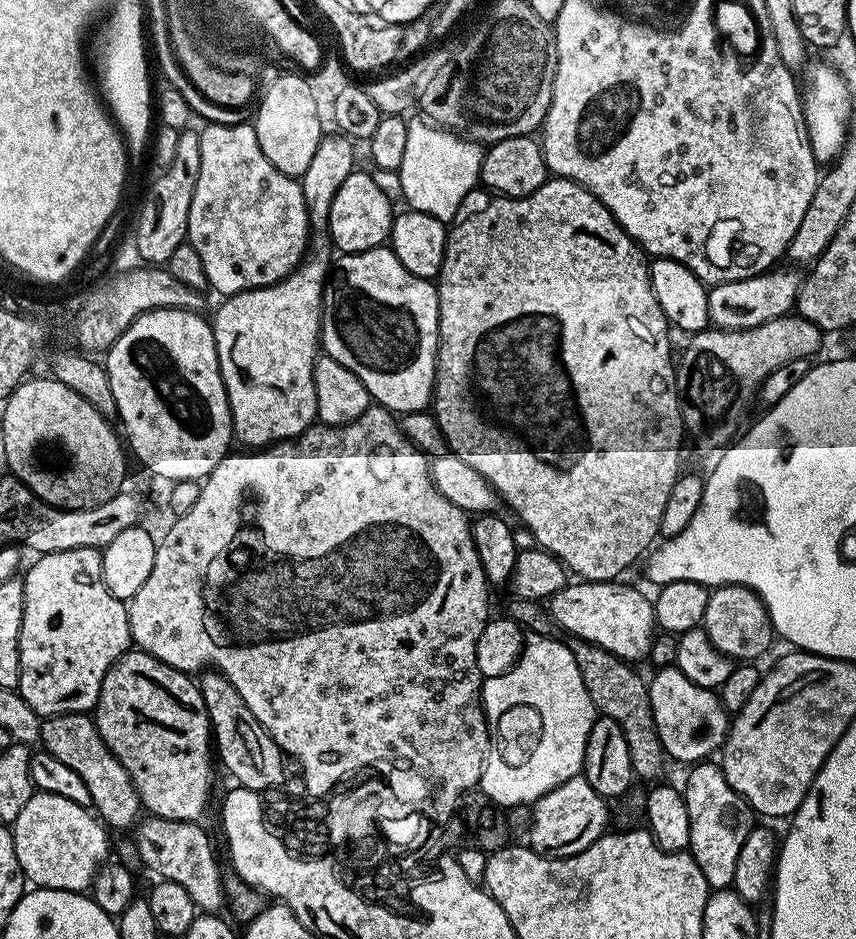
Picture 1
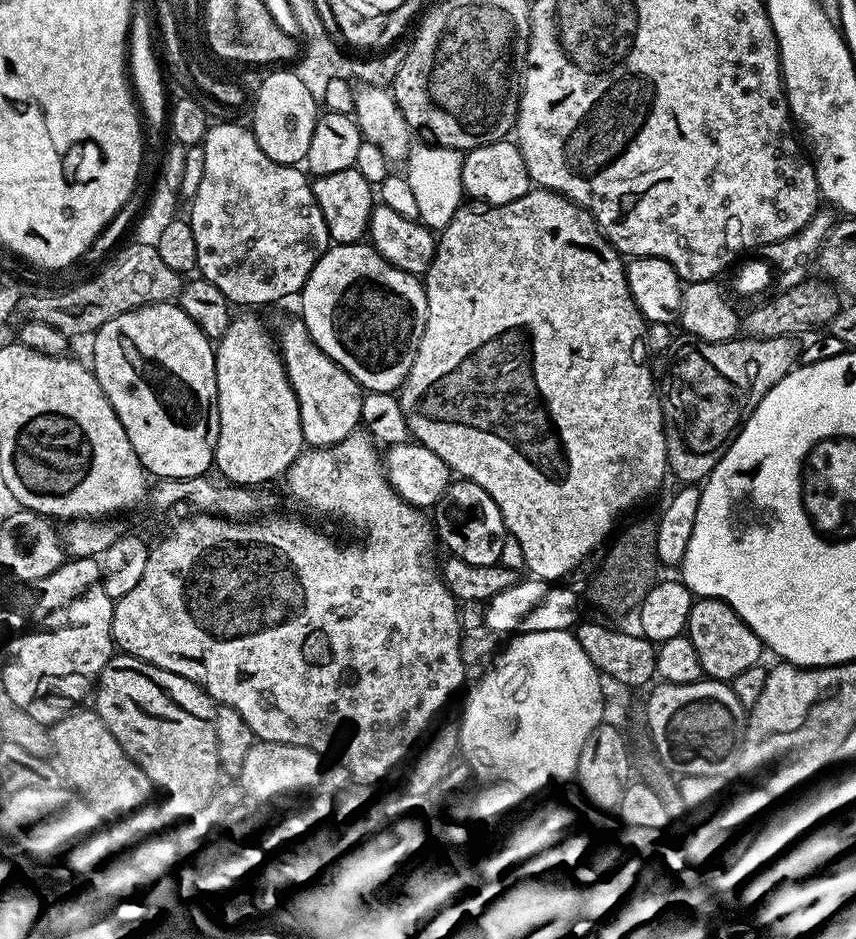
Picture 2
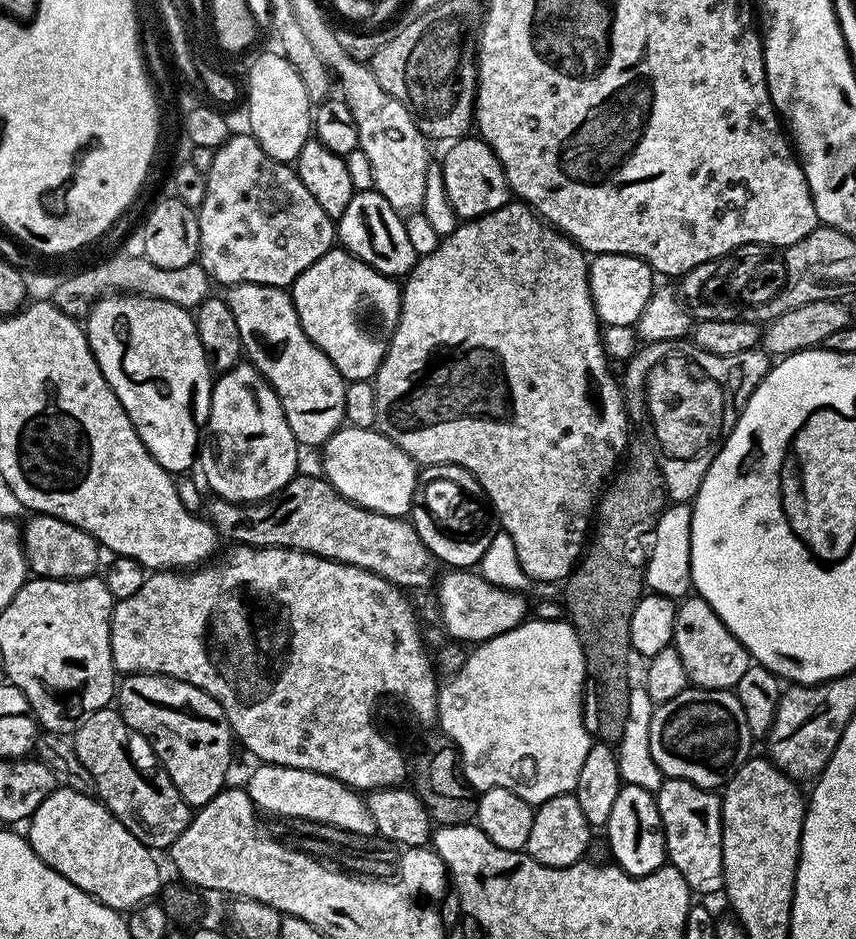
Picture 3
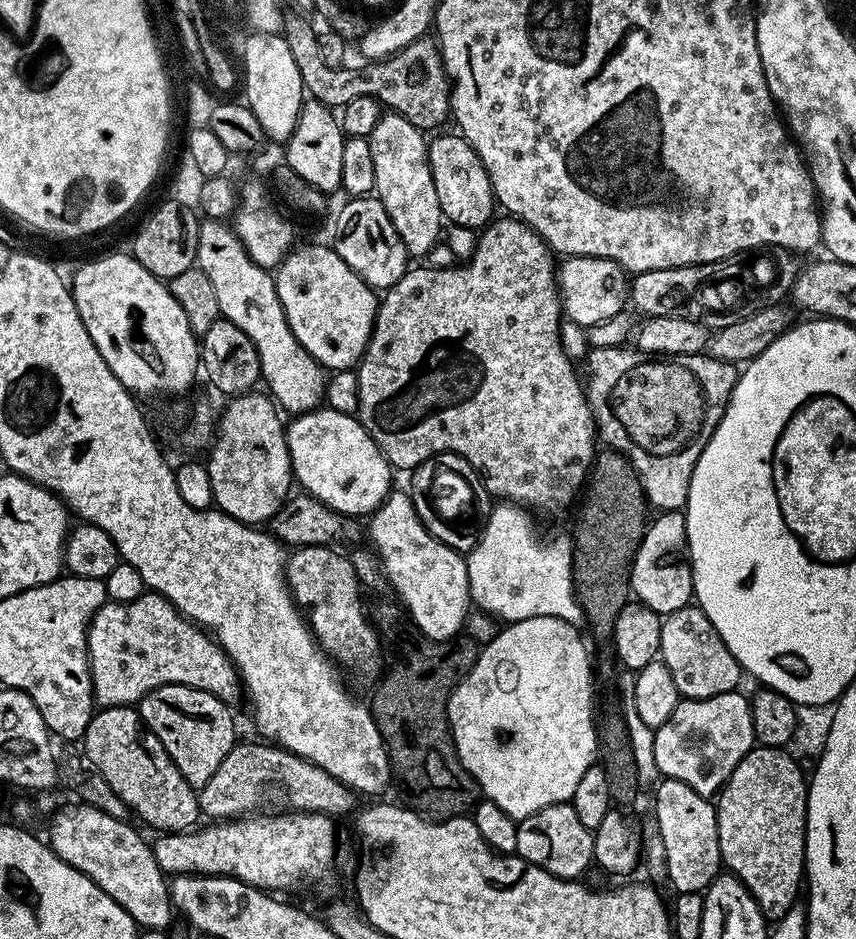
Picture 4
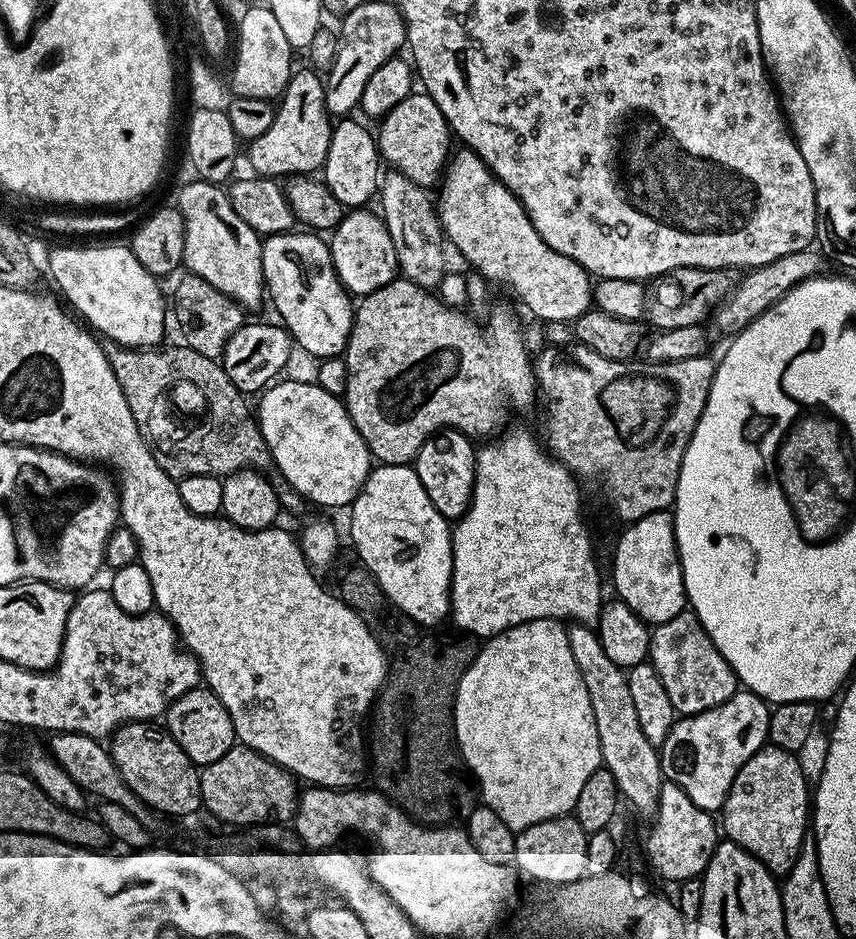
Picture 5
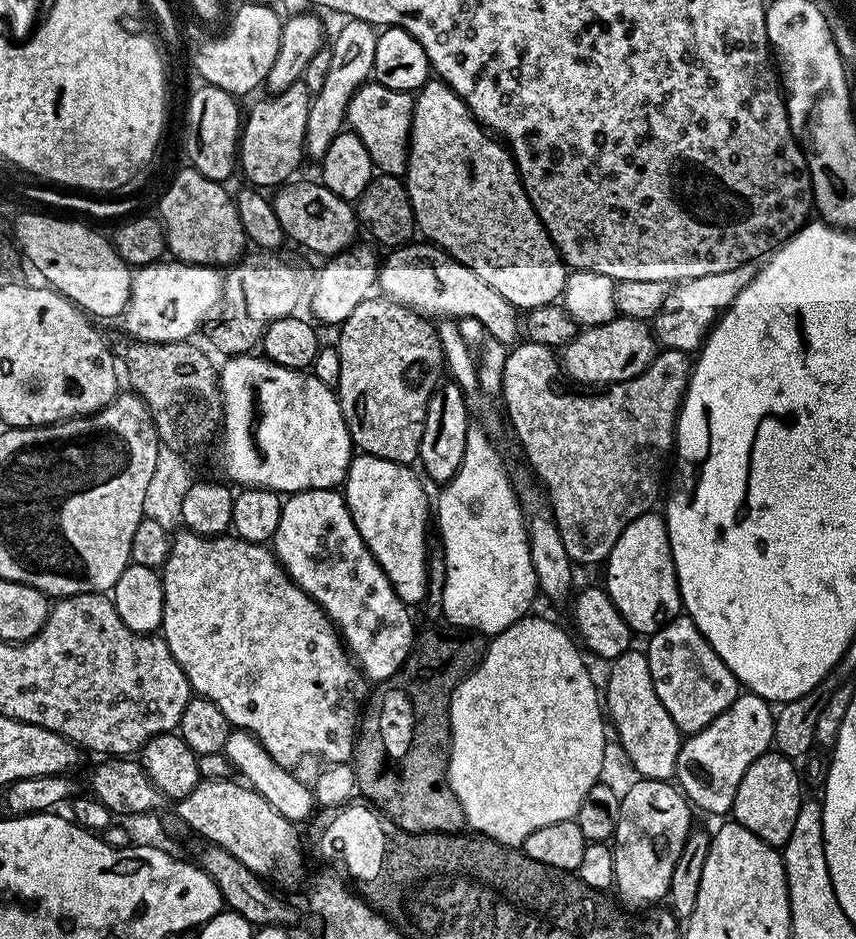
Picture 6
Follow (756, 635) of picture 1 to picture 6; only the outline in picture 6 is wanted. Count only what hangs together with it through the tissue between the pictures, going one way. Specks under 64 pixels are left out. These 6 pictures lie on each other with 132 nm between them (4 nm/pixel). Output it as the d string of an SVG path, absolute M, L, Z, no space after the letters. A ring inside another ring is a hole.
M691 618L672 620L665 628L651 633L647 640L646 655L650 678L654 678L654 694L658 694L662 706L666 706L666 714L674 718L674 726L682 734L710 726L741 695L740 681Z

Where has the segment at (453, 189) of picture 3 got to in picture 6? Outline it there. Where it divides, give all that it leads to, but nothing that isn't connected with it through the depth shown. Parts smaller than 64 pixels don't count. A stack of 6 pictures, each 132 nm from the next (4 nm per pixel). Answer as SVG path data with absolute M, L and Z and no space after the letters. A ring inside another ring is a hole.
M365 82L350 98L347 127L366 146L377 173L403 177L408 171L408 145L412 139L412 115L416 105L413 93L390 90L375 82Z

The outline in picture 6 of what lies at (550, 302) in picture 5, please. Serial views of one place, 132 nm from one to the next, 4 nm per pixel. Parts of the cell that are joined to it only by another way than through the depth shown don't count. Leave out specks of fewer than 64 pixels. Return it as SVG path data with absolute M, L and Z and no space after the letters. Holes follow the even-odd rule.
M439 78L429 79L428 83L415 93L414 99L416 105L412 115L412 139L408 145L406 185L417 229L421 233L424 231L428 235L425 237L432 244L445 250L453 259L472 268L473 272L486 282L486 285L492 286L498 294L508 299L517 310L527 310L557 303L564 295L569 269L566 267L564 259L560 257L560 252L554 246L554 242L548 237L548 232L542 226L542 222L526 194L524 183L520 181L520 171L516 168L516 161L512 159L512 153L484 125L477 122L472 111L466 106L466 102L443 80Z

